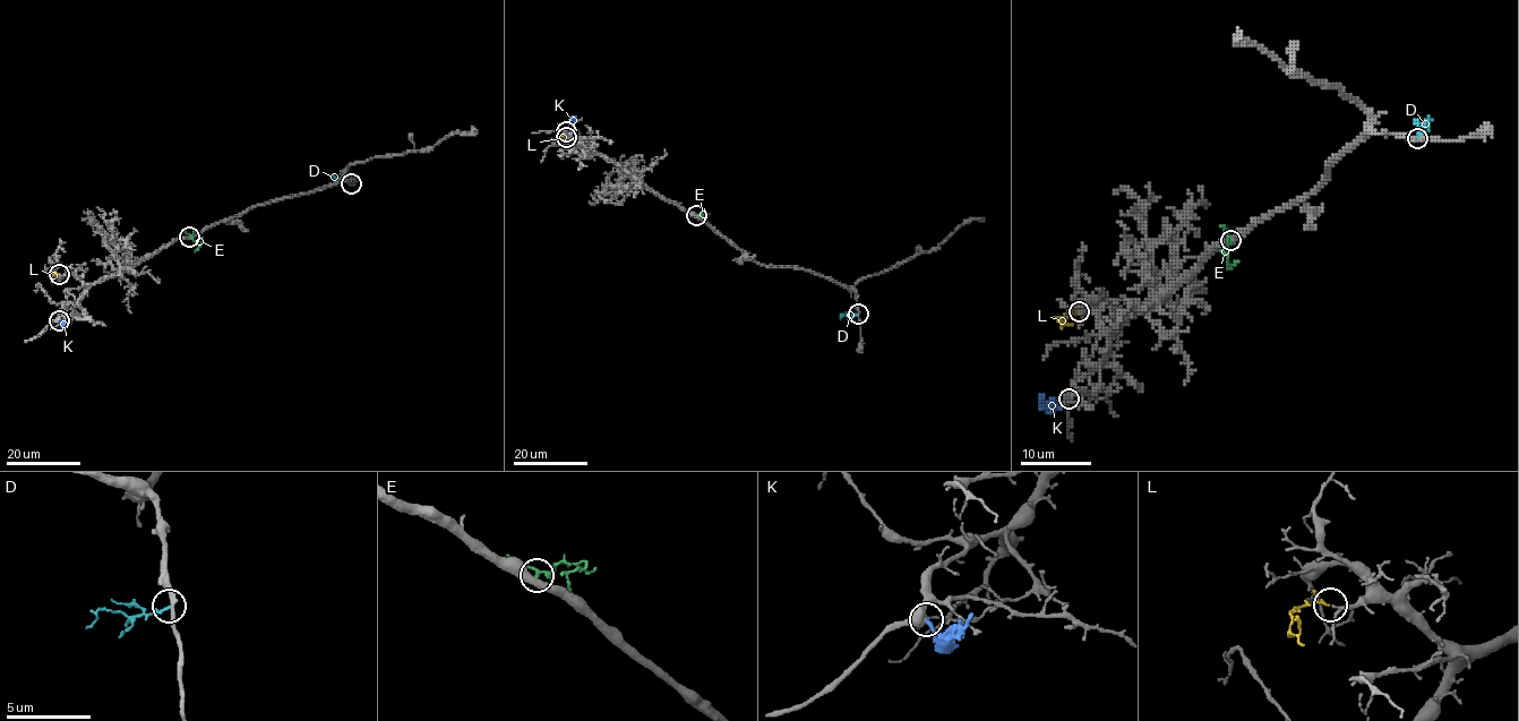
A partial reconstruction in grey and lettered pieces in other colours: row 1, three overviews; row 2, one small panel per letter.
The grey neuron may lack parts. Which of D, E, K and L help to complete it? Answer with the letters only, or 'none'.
L

